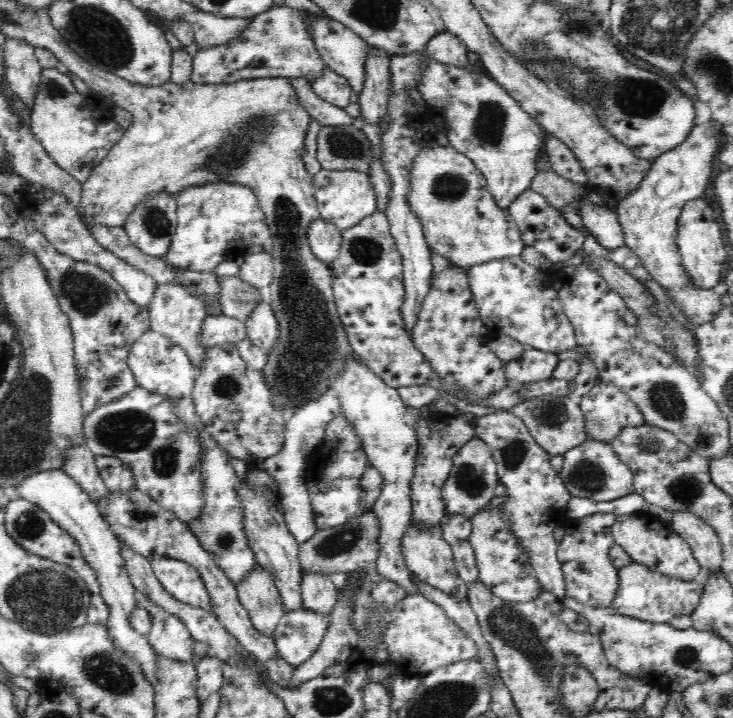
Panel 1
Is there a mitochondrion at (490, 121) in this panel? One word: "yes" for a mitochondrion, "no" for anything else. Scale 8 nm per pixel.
yes

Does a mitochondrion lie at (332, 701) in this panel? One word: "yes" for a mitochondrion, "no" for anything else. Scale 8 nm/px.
yes

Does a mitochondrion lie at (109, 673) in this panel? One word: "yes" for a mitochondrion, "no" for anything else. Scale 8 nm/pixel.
yes

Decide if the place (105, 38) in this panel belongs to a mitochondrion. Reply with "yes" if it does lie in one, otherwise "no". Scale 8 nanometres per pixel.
yes

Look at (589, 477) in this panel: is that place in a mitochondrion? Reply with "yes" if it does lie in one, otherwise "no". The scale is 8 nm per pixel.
yes

